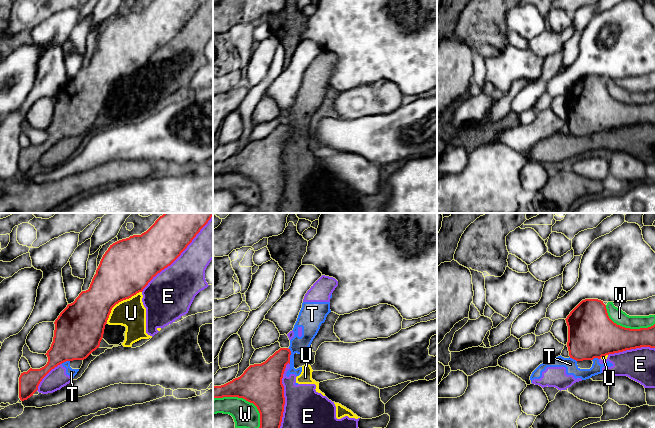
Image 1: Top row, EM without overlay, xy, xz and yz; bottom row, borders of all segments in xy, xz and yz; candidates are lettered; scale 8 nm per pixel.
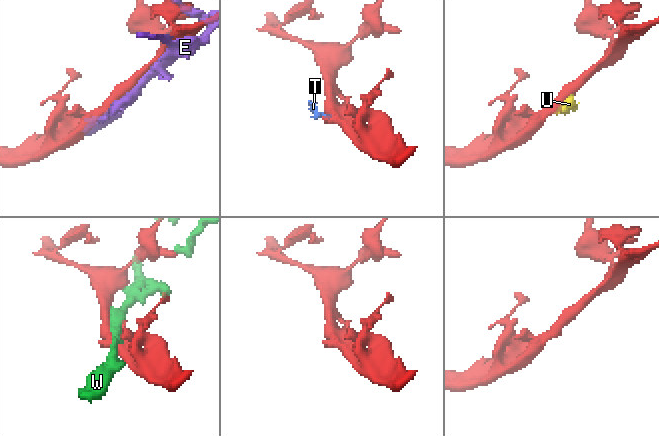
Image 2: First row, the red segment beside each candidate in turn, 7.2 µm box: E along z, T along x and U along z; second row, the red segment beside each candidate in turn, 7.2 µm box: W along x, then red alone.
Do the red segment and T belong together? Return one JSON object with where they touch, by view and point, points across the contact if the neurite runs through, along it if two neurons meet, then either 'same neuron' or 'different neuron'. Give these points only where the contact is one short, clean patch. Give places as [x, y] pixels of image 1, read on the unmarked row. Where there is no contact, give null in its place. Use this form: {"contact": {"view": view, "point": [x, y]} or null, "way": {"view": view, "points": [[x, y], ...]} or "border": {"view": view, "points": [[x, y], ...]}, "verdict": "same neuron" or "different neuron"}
{"contact": {"view": "xz", "point": [289, 132]}, "border": {"view": "xz", "points": [[289, 124], [290, 139]]}, "verdict": "different neuron"}

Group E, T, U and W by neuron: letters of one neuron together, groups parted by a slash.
E T U / W

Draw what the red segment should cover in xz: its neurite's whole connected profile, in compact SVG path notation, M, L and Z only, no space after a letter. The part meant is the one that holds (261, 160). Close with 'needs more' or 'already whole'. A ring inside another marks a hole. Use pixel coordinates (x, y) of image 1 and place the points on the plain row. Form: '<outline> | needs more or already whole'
M280 124L265 138L250 141L240 153L224 161L213 162L213 175L238 173L253 179L257 183L260 189L260 203L252 206L246 213L280 213L279 207L285 181L282 154L286 141L290 140L290 131L290 125Z | already whole

